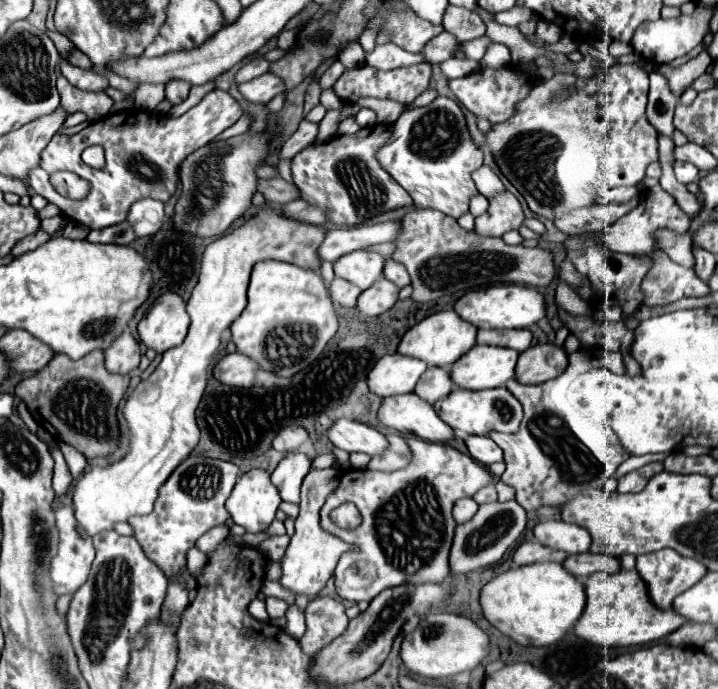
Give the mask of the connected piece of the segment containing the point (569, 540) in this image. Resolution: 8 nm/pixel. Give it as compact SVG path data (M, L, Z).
M546 520L538 522L534 526L534 536L540 544L550 546L554 550L562 550L568 554L582 554L588 552L592 540L584 528L568 522L558 522L558 520Z

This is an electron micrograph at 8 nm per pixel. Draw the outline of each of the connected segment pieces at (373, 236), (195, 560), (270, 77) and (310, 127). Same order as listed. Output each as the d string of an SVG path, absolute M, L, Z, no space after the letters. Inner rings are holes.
M382 222L382 224L360 224L354 228L330 230L318 250L322 260L338 260L340 256L368 248L372 244L394 242L400 234L400 222Z
M196 547L191 548L187 552L187 567L191 572L192 578L196 581L196 576L202 565L206 563L206 556Z
M266 72L246 84L240 84L238 88L240 88L242 96L250 102L270 102L274 96L278 96L286 90L284 82L278 76L274 76L272 72Z
M302 120L298 130L284 142L282 150L280 150L280 158L292 158L294 154L298 154L302 148L310 146L318 136L318 124Z

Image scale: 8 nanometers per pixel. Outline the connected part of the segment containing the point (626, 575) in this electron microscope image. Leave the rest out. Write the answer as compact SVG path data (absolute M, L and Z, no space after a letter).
M620 570L616 574L594 572L588 576L586 584L586 606L578 624L574 624L574 634L586 642L616 648L616 646L644 646L662 640L666 634L678 630L686 620L680 620L676 612L658 610L646 592L644 580L636 570Z

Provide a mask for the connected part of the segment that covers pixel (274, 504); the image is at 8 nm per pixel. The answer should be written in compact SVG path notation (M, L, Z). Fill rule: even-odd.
M254 468L238 478L230 498L226 500L226 510L232 520L248 532L264 532L274 520L280 502L276 486L270 482L270 474Z

